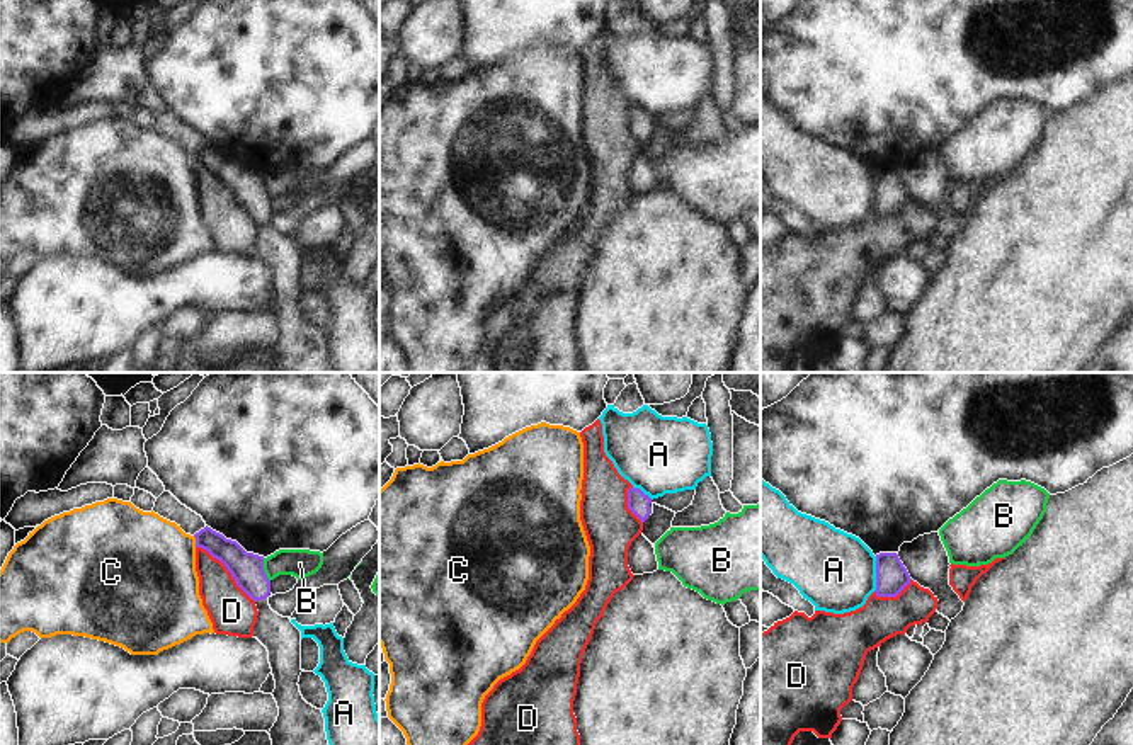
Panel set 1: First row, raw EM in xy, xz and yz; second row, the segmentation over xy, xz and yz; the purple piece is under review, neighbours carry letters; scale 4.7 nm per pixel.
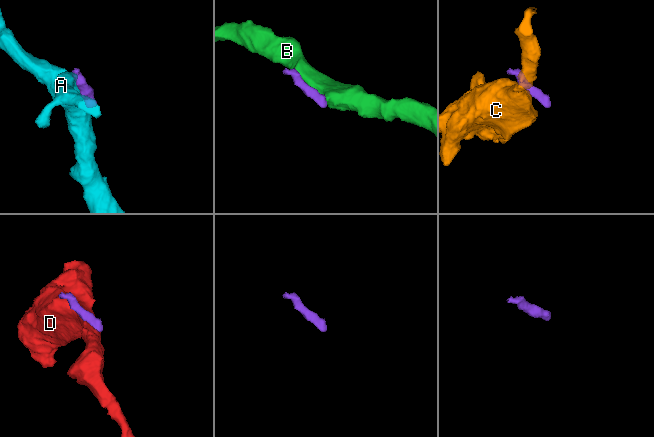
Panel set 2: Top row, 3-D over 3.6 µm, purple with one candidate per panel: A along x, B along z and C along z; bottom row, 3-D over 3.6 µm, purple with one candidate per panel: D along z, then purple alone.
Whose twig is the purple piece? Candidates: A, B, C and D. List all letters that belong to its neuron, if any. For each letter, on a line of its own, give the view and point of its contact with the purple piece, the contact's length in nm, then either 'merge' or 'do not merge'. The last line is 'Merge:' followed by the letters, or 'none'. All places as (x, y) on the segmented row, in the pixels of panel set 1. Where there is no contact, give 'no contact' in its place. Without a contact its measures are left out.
A: contact yz (876, 574); length 170 nm; do not merge
B: contact xy (262, 570); length 120 nm; do not merge
C: contact xy (196, 541); length 60 nm; do not merge
D: contact xy (227, 568); length 380 nm; do not merge
Merge: none

